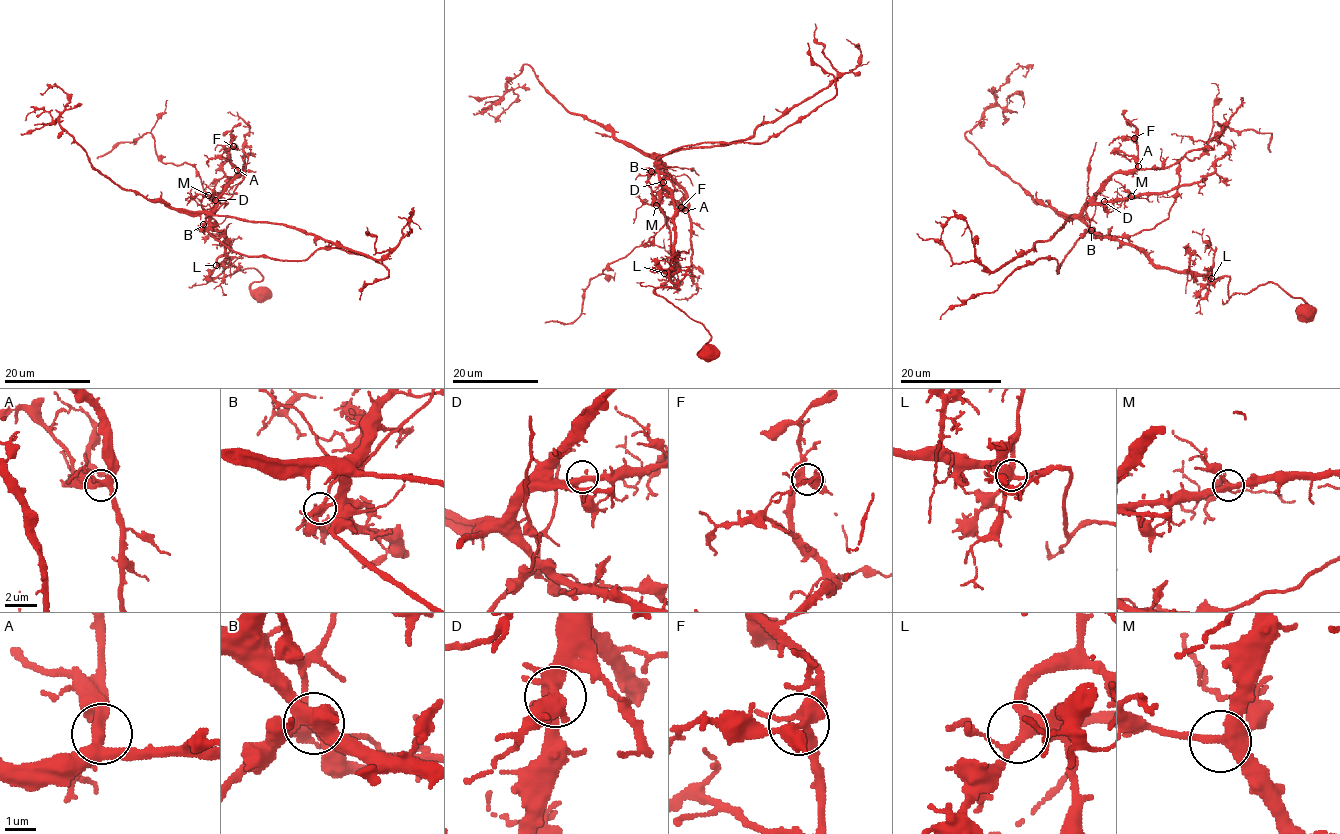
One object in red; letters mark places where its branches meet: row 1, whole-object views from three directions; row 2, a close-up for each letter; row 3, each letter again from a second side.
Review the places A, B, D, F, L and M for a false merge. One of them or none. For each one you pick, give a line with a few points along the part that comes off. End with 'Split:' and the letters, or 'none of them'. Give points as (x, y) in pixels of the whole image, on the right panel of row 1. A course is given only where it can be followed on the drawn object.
B: foreign part runs (1091, 230), (1134, 235), (1168, 216), (1179, 164), (1198, 158), (1215, 121), (1272, 134), (1271, 152)
Split: B

